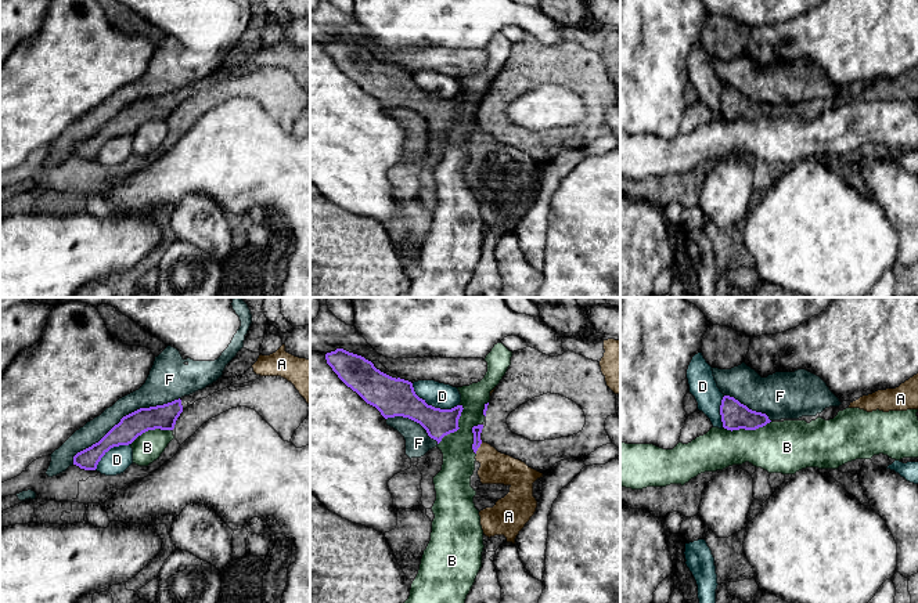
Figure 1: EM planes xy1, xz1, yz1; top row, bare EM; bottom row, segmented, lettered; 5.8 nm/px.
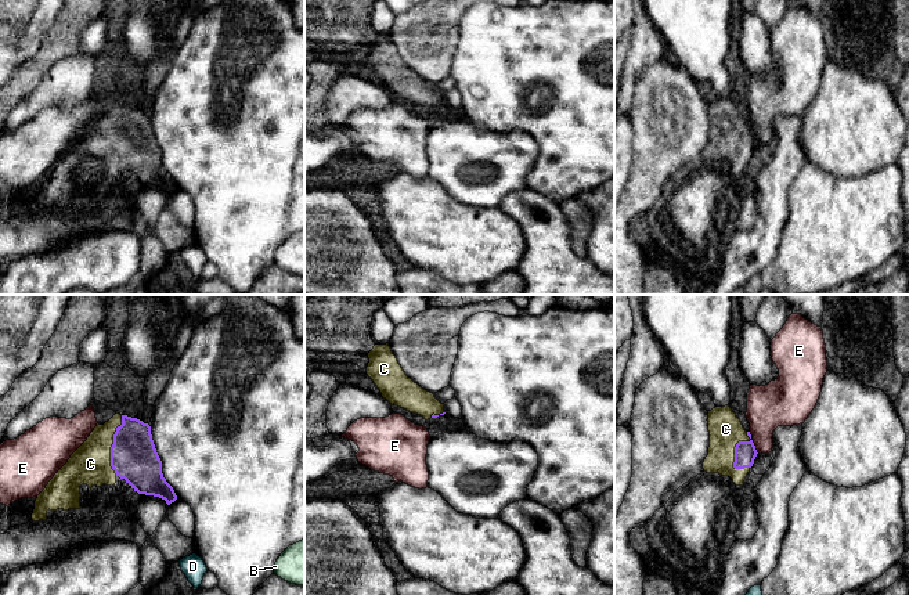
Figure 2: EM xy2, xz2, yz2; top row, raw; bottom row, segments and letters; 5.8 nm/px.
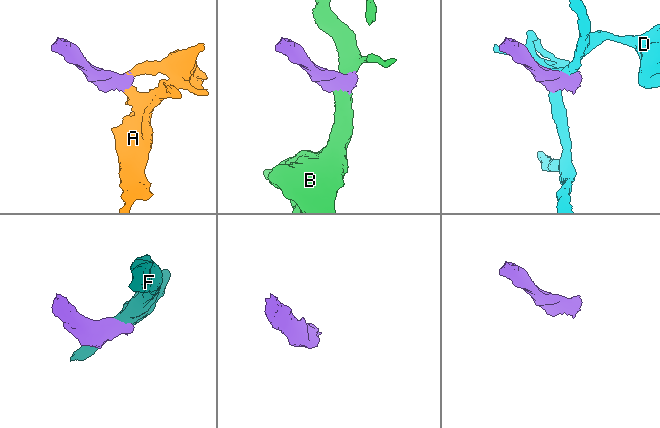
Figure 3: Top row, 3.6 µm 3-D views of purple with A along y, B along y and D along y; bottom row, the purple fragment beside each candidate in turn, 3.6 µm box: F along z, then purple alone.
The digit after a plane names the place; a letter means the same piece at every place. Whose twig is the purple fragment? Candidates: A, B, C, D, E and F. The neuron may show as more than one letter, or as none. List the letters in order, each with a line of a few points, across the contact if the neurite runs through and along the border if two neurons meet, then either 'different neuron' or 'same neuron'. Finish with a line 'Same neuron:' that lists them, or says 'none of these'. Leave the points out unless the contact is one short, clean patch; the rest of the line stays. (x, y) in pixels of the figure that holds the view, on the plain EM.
A: same neuron
B: line xz1 (461, 94), (458, 118), (447, 123), (438, 134); different neuron
C: line xy2 (133, 145), (123, 137), (112, 136), (96, 152), (90, 154); same neuron
D: different neuron
E: line yz2 (751, 130), (758, 143); different neuron
F: different neuron
Same neuron: A, C

